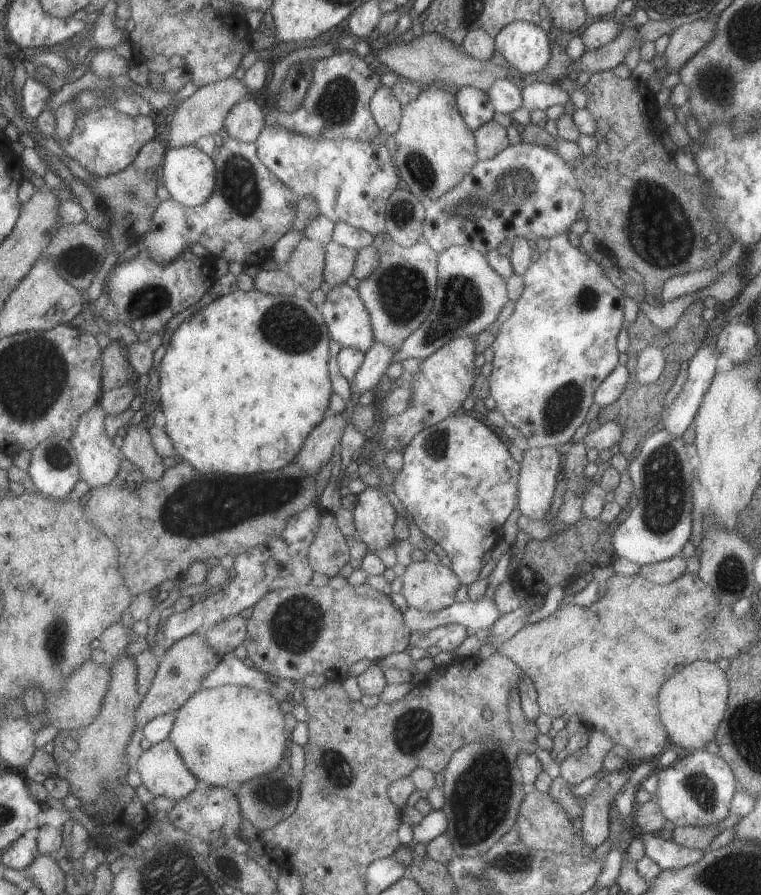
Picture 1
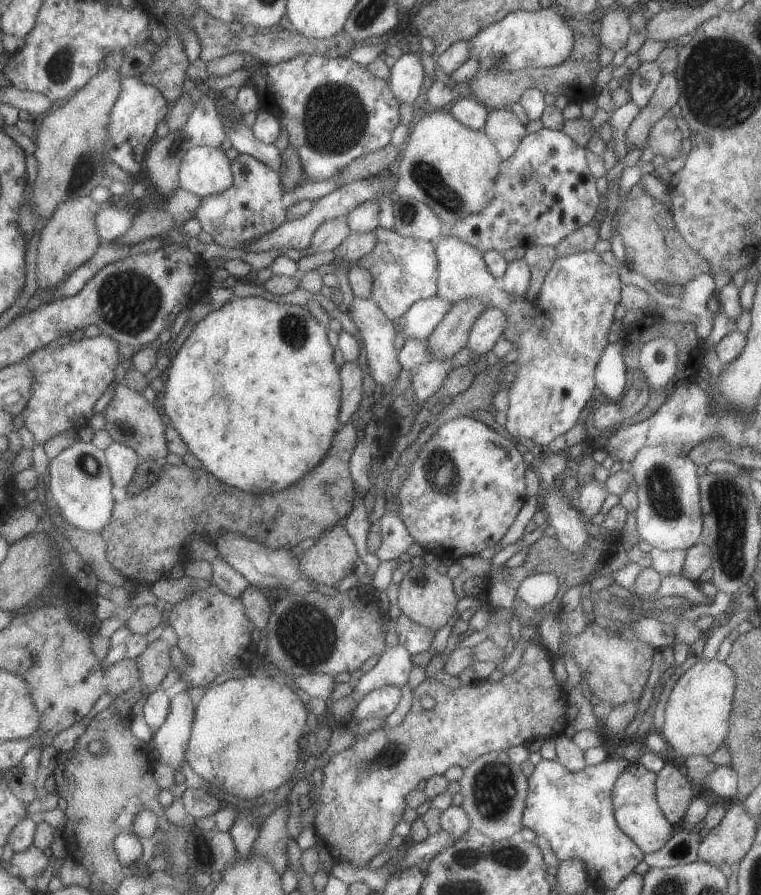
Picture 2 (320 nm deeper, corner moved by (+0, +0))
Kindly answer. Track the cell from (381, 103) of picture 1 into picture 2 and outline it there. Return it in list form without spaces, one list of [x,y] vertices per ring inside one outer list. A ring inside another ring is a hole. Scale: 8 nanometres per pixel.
[[[405,53],[394,61],[390,67],[390,75],[387,80],[391,94],[399,104],[411,104],[421,101],[422,84],[425,80],[425,72],[419,59],[419,53]]]

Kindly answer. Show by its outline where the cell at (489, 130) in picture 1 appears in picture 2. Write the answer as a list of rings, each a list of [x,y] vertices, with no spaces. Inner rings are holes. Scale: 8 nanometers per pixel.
[[[510,108],[490,109],[483,132],[495,145],[501,160],[509,158],[527,134],[525,126]]]

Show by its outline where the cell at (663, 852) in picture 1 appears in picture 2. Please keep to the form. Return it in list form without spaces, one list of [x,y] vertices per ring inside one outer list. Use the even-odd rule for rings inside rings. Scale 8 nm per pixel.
[[[629,763],[613,783],[610,794],[613,816],[617,826],[626,834],[646,855],[659,850],[671,837],[675,827],[662,813],[656,800],[656,774],[645,769],[639,763]]]

